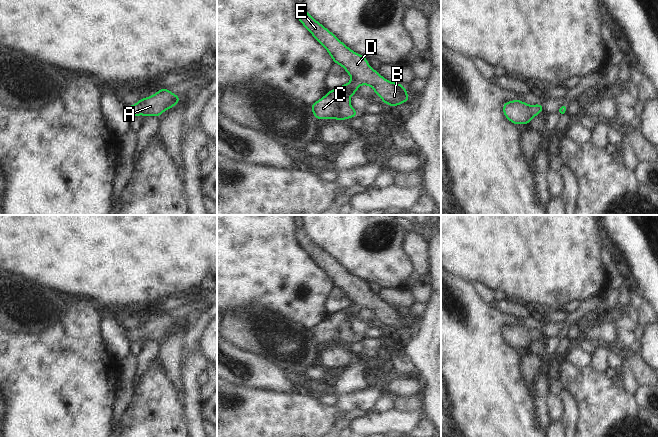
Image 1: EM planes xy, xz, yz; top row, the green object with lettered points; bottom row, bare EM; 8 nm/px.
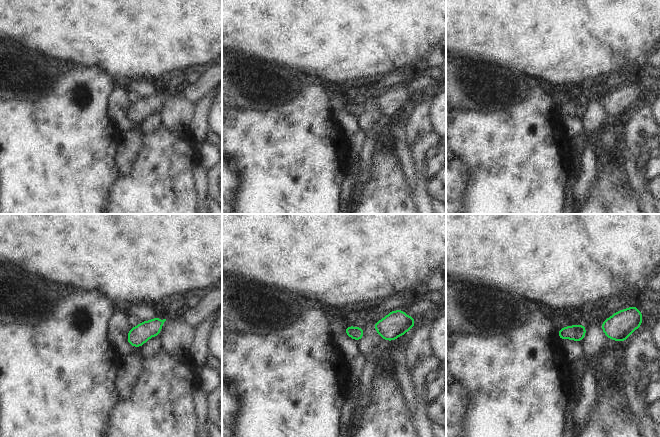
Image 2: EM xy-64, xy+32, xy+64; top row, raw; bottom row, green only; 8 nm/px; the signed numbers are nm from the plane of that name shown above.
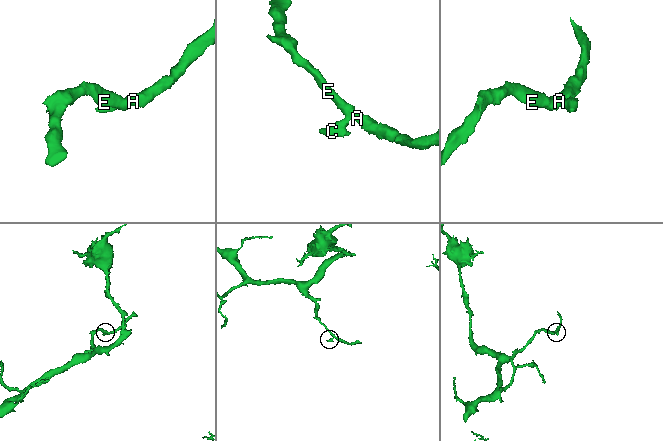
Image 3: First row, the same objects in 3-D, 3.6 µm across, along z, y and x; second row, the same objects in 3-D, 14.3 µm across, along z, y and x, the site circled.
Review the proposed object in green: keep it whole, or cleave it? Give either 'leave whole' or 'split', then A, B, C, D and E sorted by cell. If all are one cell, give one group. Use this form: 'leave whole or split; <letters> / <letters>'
leave whole; A B C D E

